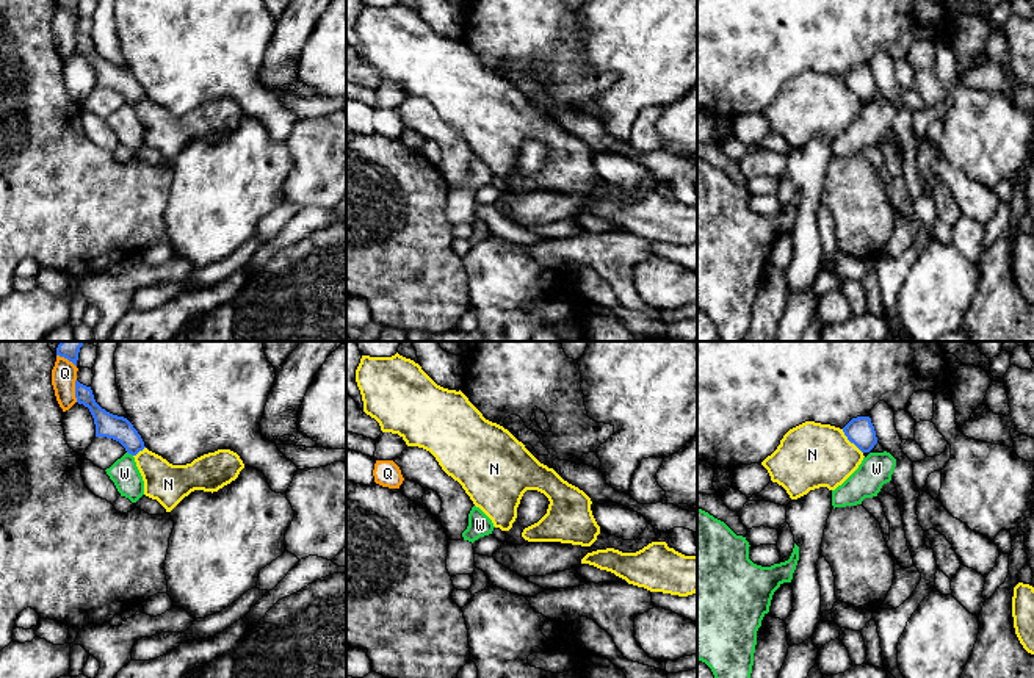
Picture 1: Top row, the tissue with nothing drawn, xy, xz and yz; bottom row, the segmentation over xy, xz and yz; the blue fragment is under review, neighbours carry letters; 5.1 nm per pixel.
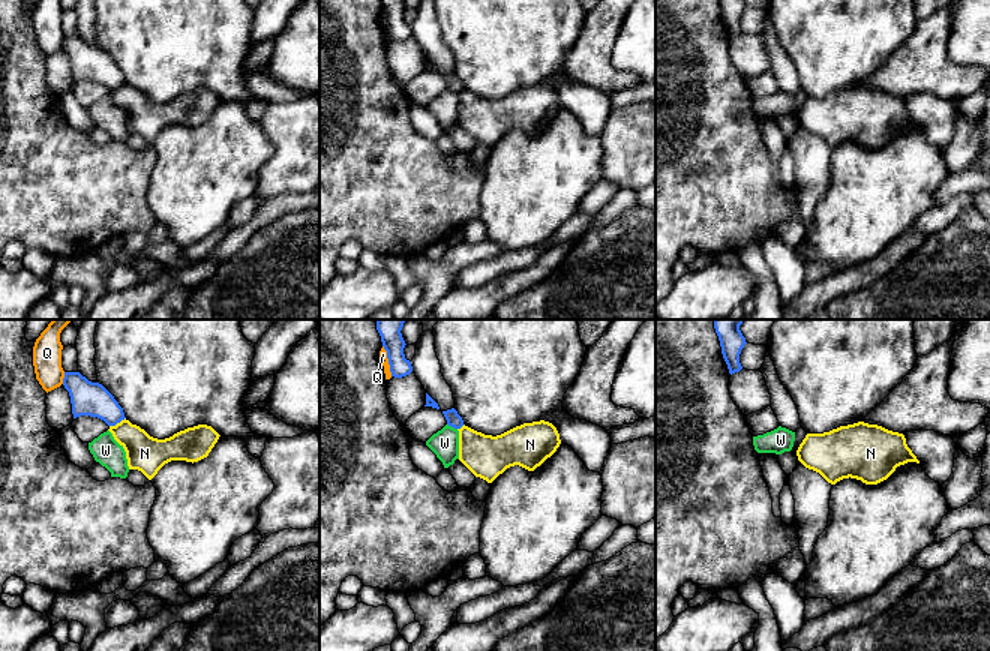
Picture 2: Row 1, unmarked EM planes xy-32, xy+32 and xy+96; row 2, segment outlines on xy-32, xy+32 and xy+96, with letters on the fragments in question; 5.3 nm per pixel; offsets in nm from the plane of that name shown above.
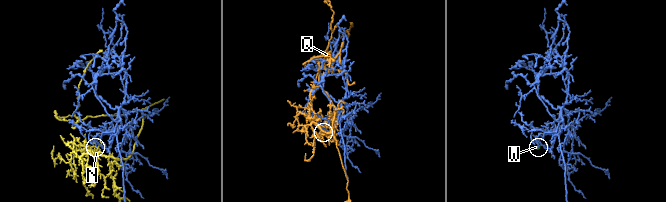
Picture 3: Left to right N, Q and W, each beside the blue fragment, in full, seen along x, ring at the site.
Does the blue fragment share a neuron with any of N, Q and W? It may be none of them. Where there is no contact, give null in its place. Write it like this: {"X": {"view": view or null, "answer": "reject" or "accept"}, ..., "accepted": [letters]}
{"N": {"view": "yz", "answer": "reject"}, "Q": {"view": "xy", "answer": "reject"}, "W": {"view": "xy", "answer": "reject"}, "accepted": []}

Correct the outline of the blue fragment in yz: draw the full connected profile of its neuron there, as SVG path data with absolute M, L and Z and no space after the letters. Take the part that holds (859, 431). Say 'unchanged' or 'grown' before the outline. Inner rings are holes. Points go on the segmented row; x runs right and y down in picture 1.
unchanged; M870 417L852 418L843 427L843 432L862 453L870 453L877 443L876 431Z

